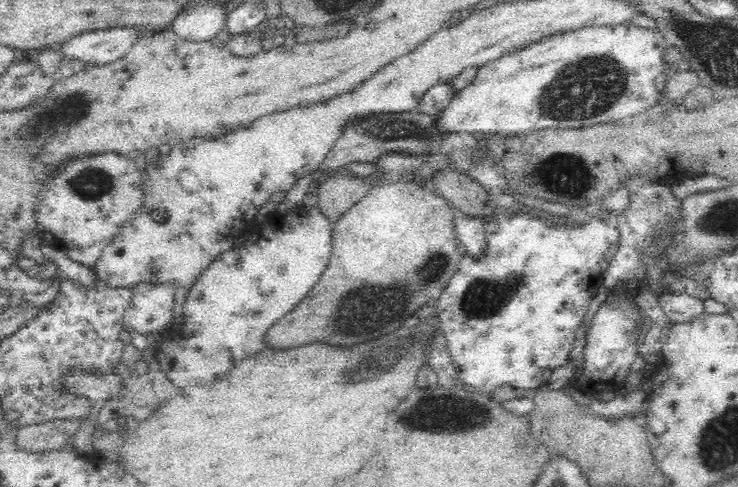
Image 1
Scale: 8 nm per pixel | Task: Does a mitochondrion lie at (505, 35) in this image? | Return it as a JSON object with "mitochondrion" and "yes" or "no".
{"mitochondrion":"no"}

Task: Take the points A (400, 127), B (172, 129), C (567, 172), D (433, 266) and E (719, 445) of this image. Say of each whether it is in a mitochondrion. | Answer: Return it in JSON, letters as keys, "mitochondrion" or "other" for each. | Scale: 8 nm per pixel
{"A":"mitochondrion","B":"other","C":"mitochondrion","D":"mitochondrion","E":"mitochondrion"}

